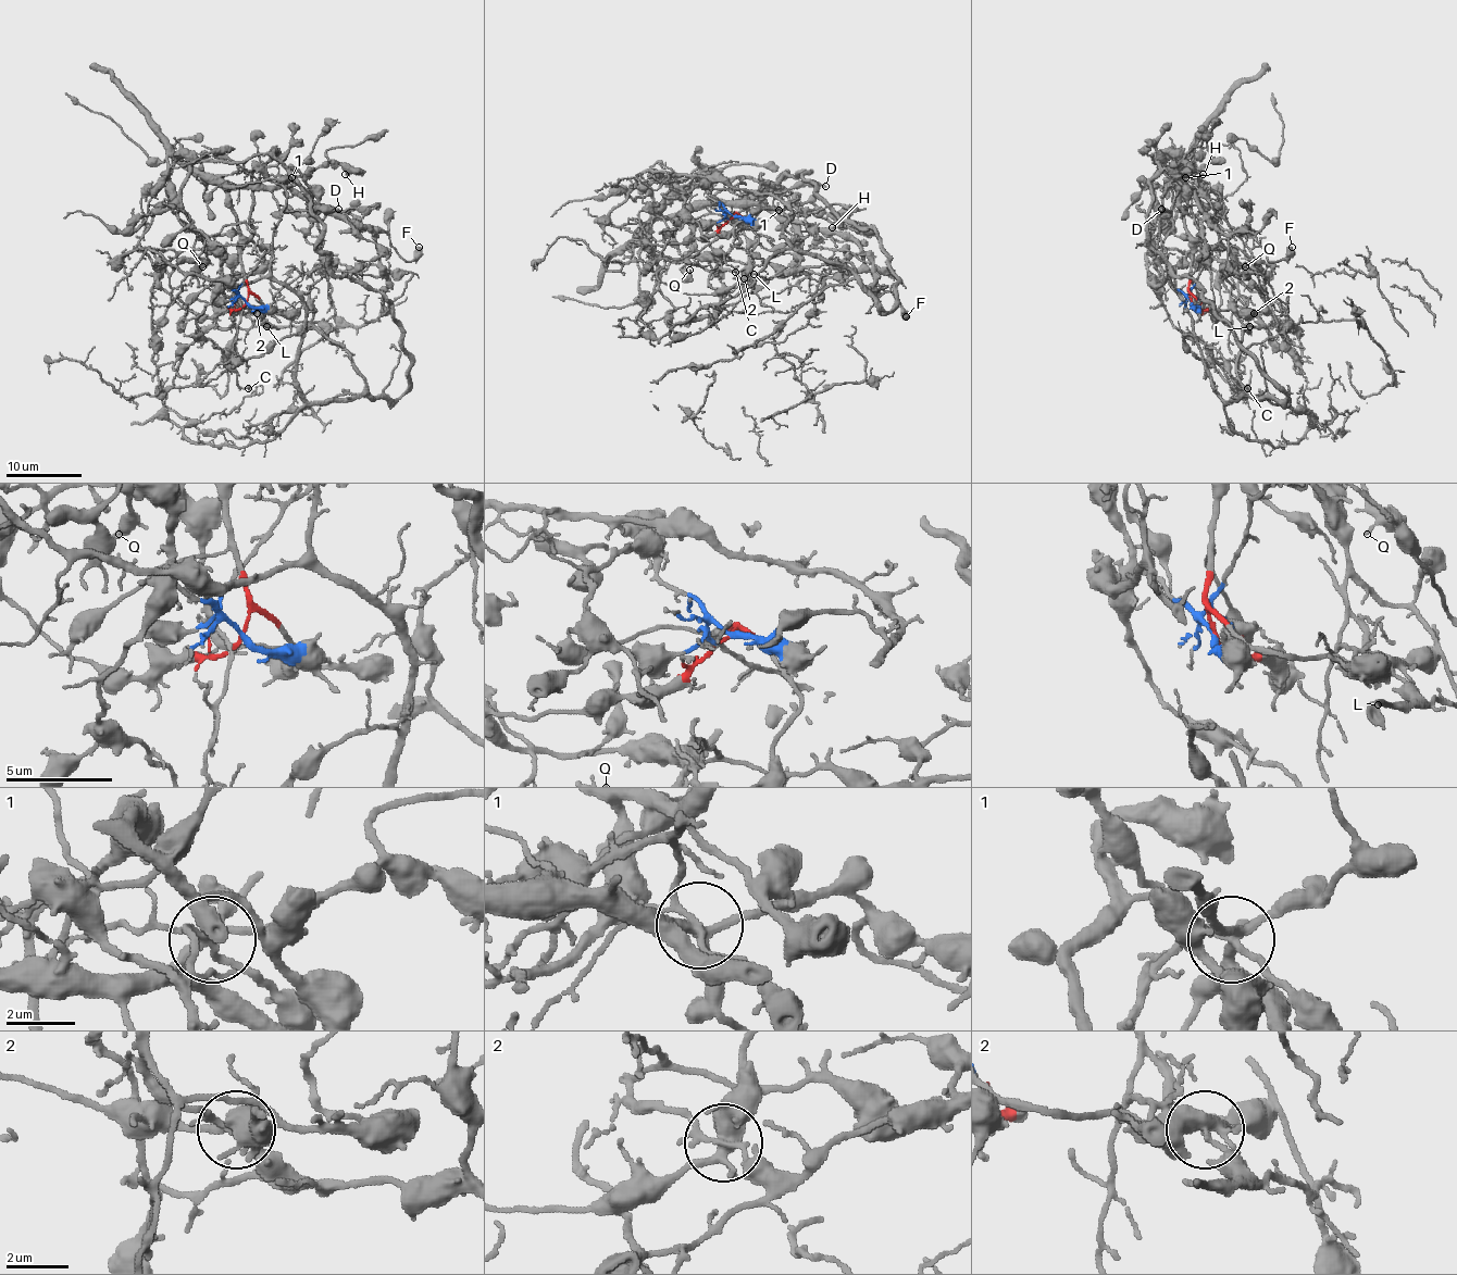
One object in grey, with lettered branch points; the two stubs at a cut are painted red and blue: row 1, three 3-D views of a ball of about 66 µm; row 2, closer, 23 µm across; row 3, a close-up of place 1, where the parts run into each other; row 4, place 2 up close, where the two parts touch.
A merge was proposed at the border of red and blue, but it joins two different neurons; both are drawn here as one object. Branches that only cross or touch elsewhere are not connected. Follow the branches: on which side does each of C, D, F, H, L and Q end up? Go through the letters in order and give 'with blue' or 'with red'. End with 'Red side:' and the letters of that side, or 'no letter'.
C: with blue
D: with red
F: with red
H: with red
L: with blue
Q: with red
Red side: D, F, H, Q

